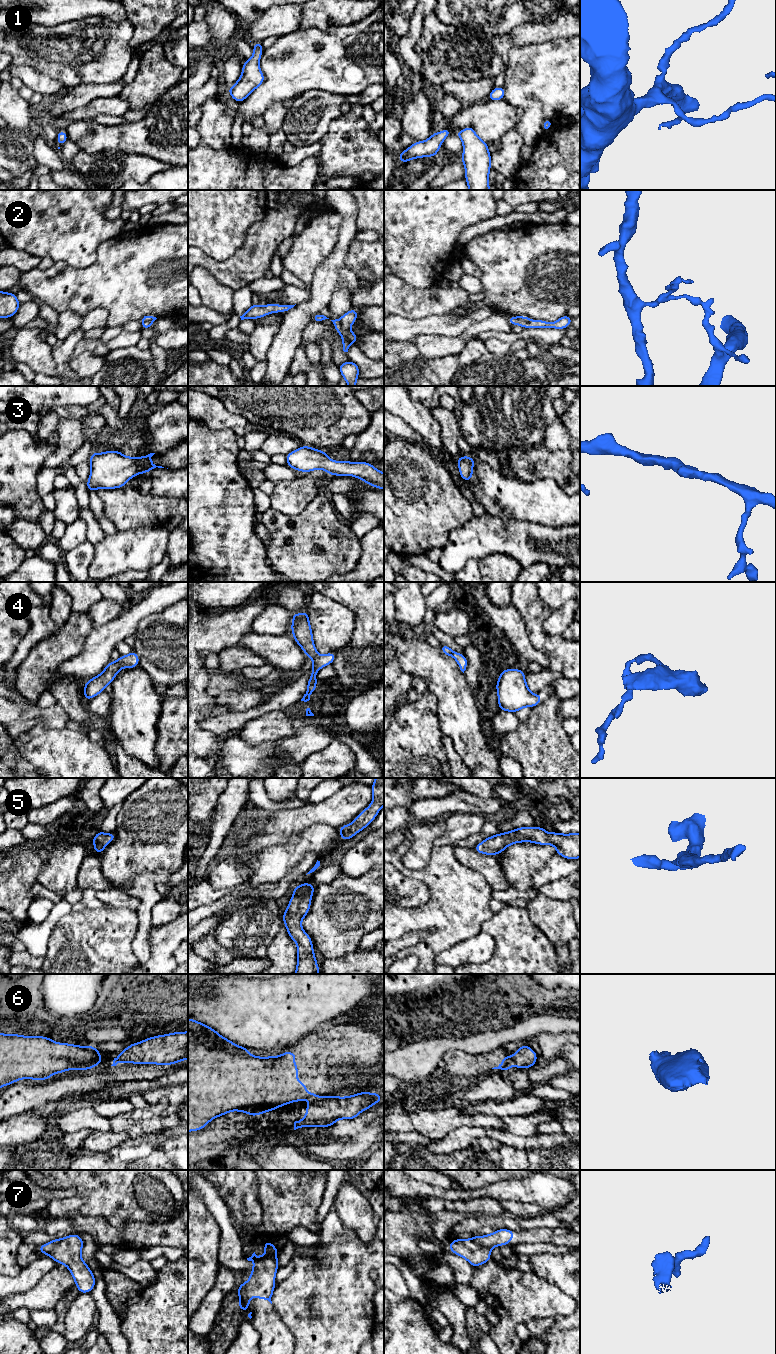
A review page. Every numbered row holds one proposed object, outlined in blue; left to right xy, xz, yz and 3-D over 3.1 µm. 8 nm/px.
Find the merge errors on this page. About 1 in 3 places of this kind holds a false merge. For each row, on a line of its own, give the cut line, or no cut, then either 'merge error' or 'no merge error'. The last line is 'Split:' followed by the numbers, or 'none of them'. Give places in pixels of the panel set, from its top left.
1: no cut | no merge error
2: xz (339, 320), (344, 329), (349, 329) | merge error
3: no cut | no merge error
4: no cut | no merge error
5: no cut | no merge error
6: xz (318, 1097), (310, 1101) | merge error
7: no cut | no merge error
Split: 2, 6

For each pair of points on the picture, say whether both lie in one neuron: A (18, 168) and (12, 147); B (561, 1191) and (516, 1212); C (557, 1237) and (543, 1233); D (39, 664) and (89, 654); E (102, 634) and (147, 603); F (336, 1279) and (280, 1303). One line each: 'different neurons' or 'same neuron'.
A: same neuron
B: different neurons
C: same neuron
D: different neurons
E: same neuron
F: same neuron

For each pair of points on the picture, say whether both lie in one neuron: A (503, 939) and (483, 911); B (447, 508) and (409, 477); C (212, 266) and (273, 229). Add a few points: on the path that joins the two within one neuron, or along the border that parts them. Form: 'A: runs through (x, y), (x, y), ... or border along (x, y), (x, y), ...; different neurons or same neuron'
A: border along (493, 913), (481, 925), (480, 930); different neurons
B: runs through (438, 506), (418, 486); same neuron
C: runs through (228, 266), (241, 266), (258, 249), (259, 245); same neuron

